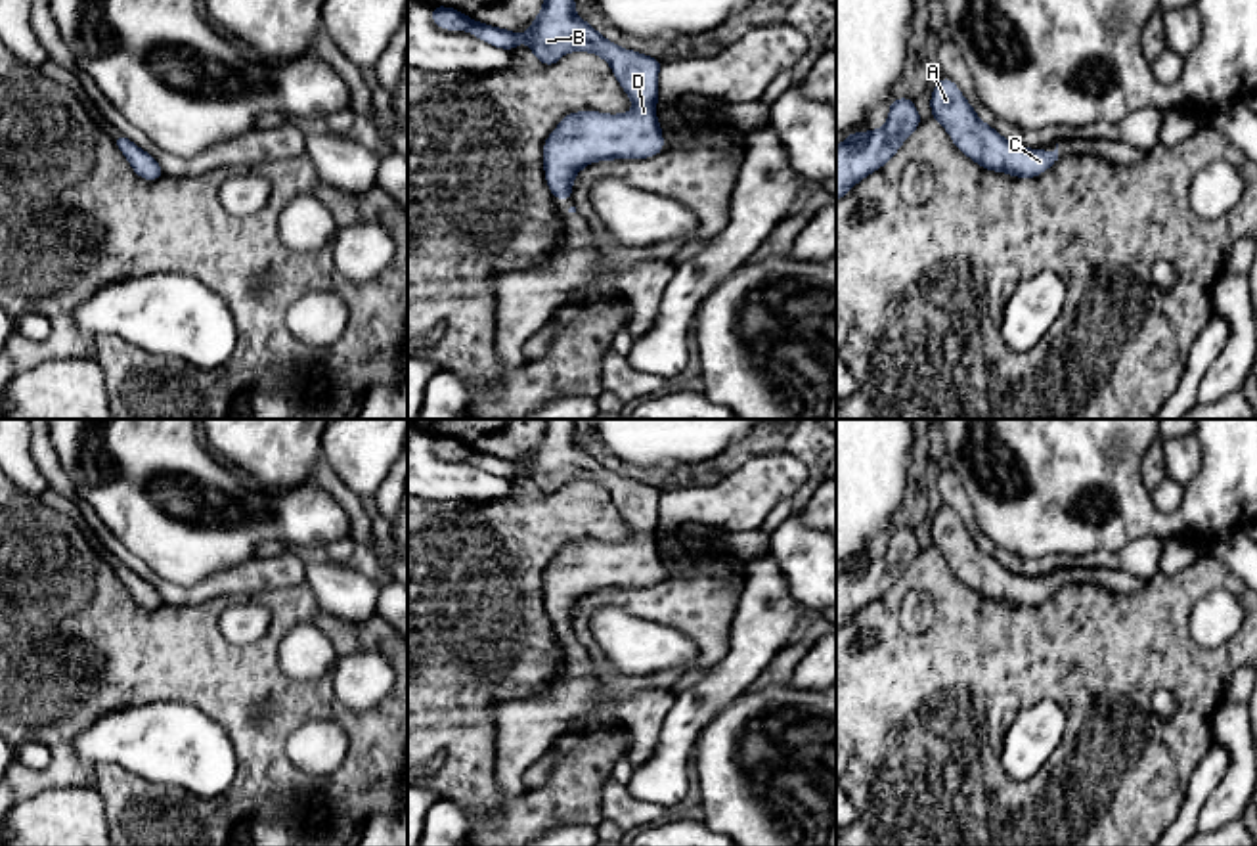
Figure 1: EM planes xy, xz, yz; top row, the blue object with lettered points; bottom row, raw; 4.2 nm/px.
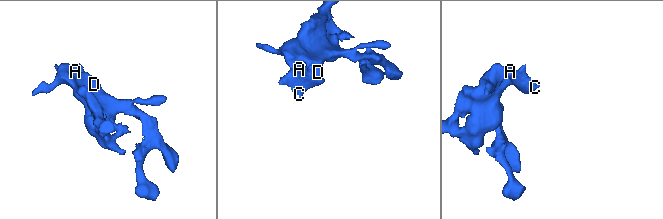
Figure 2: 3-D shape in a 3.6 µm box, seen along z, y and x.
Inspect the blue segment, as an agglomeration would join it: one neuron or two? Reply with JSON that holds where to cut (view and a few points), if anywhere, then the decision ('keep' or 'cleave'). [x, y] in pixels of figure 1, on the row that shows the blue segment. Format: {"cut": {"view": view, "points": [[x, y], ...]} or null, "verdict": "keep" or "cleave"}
{"cut": null, "verdict": "keep"}

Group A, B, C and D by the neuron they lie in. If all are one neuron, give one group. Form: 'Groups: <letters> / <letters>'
Groups: A B C D

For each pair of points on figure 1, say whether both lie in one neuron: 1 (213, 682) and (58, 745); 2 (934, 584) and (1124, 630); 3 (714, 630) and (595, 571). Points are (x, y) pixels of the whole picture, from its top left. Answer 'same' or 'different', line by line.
1: same
2: same
3: different

